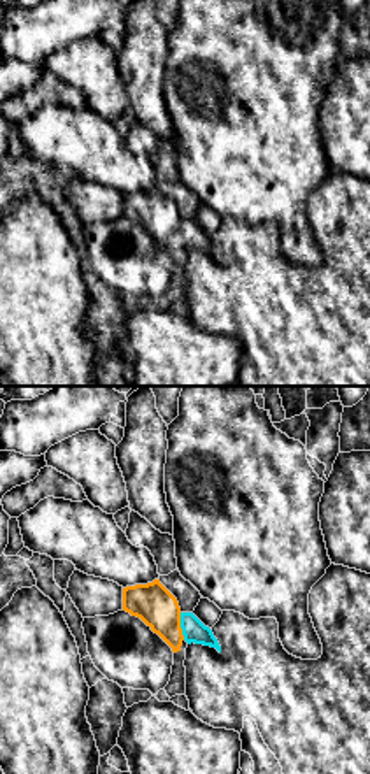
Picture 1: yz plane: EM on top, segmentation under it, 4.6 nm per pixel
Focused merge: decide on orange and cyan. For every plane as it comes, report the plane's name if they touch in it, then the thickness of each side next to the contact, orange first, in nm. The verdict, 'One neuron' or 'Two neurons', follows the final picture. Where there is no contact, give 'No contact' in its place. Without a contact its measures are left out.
Touches orange in yz. Thickness 180 nm (orange) against 110 nm

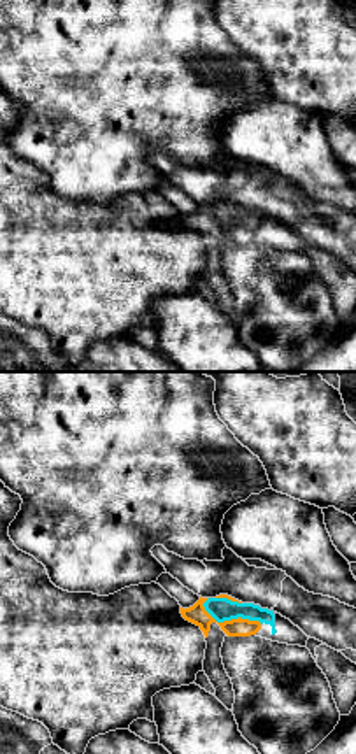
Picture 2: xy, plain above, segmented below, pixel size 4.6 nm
Touches orange in xy. Thickness 90 nm (orange) against 110 nm

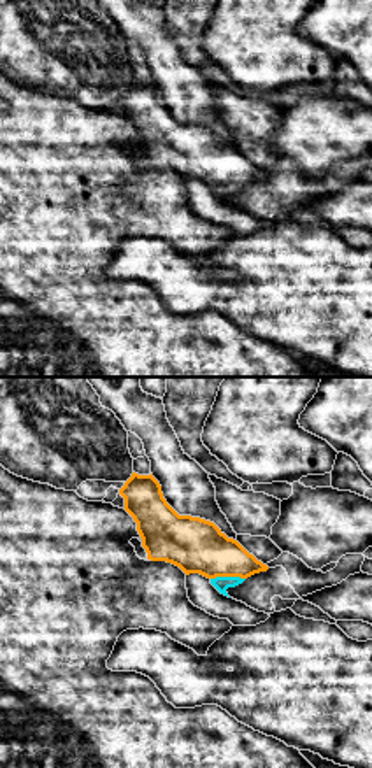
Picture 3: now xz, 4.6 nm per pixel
Touches orange in xz. Thickness 260 nm (orange) against 70 nm

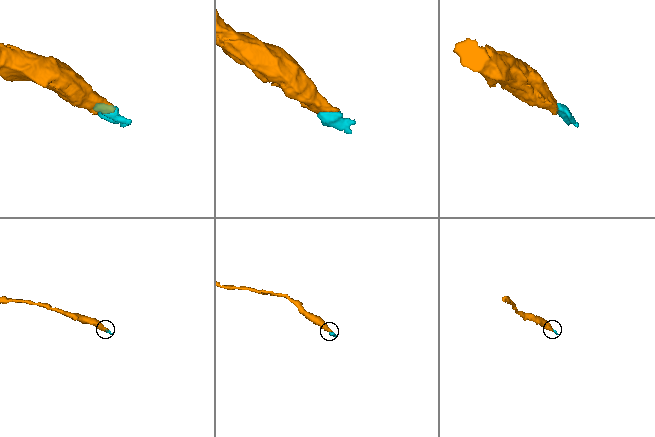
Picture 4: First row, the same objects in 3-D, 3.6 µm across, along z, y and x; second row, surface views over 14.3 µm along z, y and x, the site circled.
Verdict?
One neuron

